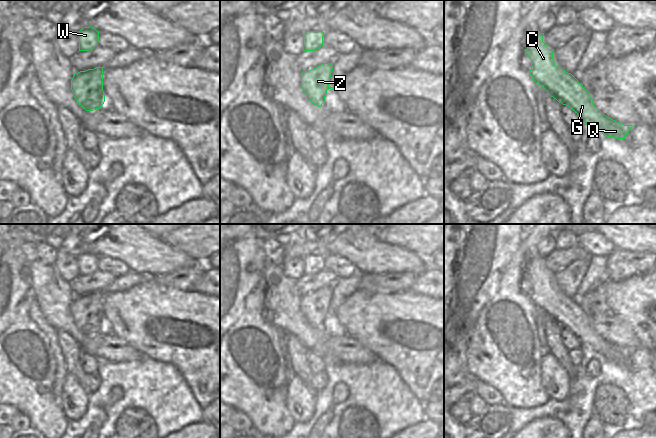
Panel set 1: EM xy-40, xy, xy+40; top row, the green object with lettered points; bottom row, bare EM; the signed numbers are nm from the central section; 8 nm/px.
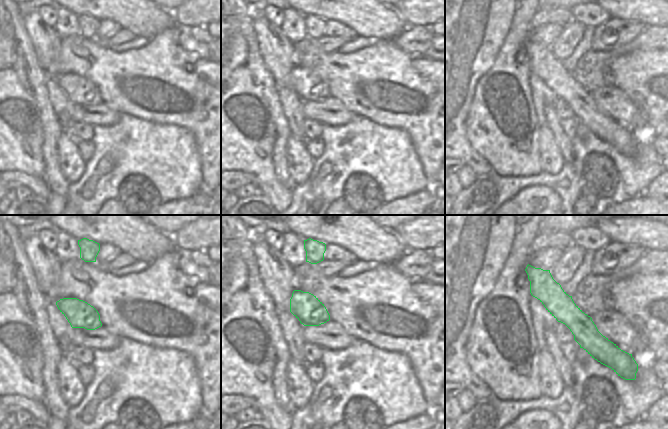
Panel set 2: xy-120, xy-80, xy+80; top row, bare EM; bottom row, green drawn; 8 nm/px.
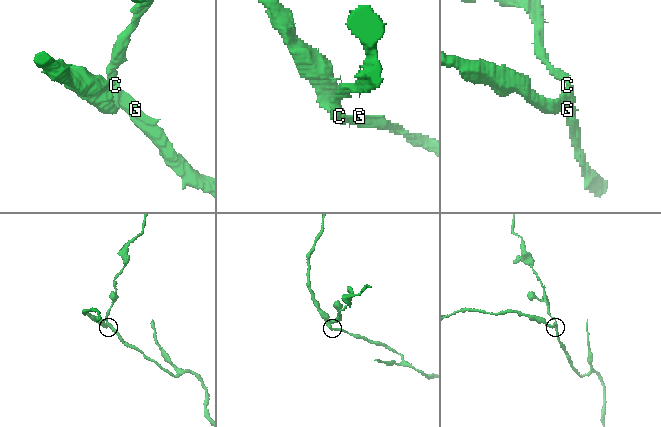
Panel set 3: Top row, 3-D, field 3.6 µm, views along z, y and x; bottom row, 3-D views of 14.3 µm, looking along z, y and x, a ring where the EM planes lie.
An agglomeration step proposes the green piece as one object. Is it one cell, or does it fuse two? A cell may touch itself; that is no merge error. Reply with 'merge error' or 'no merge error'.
merge error

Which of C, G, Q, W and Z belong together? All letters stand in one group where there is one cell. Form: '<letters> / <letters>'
C G Q W / Z

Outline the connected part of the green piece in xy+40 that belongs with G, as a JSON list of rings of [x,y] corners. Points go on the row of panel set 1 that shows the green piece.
[[[534,33],[527,42],[525,55],[531,60],[531,78],[559,103],[570,107],[582,123],[600,131],[605,137],[625,139],[632,125],[624,125],[604,115],[594,104],[589,91],[571,74],[555,65],[554,49],[548,49],[543,42],[544,33]]]

